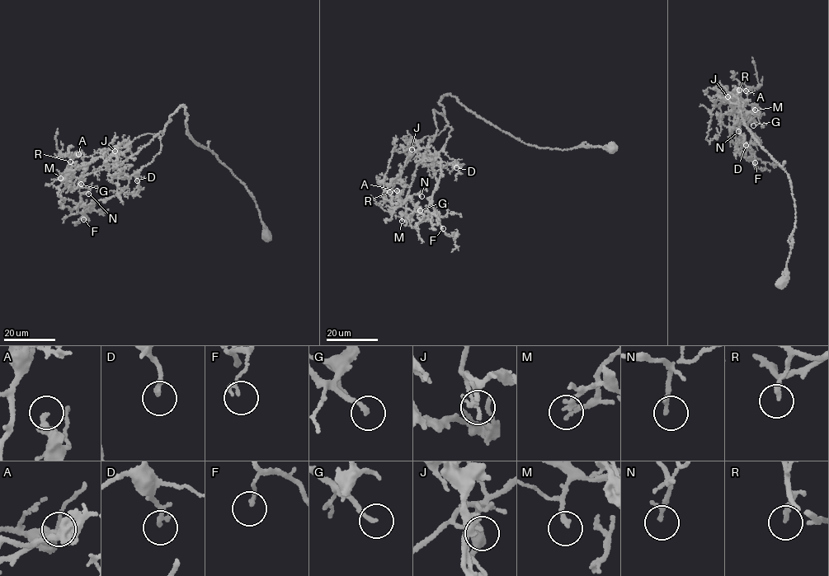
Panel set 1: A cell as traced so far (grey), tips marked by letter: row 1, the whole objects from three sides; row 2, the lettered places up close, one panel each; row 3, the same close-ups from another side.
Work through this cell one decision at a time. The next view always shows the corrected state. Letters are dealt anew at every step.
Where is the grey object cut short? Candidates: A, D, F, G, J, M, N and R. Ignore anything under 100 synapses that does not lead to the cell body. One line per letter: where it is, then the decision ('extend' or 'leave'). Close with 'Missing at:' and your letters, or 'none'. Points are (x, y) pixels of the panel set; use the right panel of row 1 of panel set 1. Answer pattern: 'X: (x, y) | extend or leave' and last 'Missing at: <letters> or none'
A: (746, 91) | leave
D: (746, 145) | leave
F: (755, 162) | leave
G: (753, 125) | extend
J: (727, 96) | leave
M: (755, 110) | leave
N: (738, 131) | leave
R: (739, 90) | leave
Missing at: G

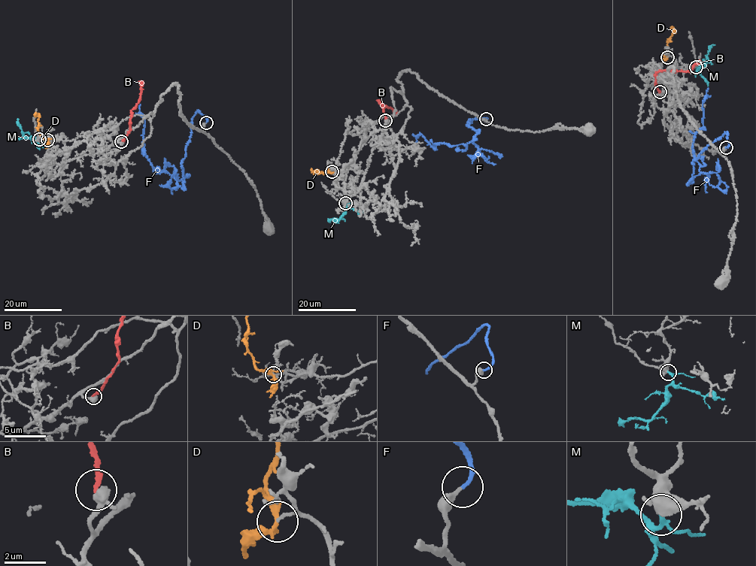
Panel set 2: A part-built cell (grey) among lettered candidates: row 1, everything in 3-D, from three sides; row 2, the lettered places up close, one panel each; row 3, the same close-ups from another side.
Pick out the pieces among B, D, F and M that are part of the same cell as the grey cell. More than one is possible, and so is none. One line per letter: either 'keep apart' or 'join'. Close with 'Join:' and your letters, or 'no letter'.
B: keep apart
D: keep apart
F: join
M: join
Join: F, M

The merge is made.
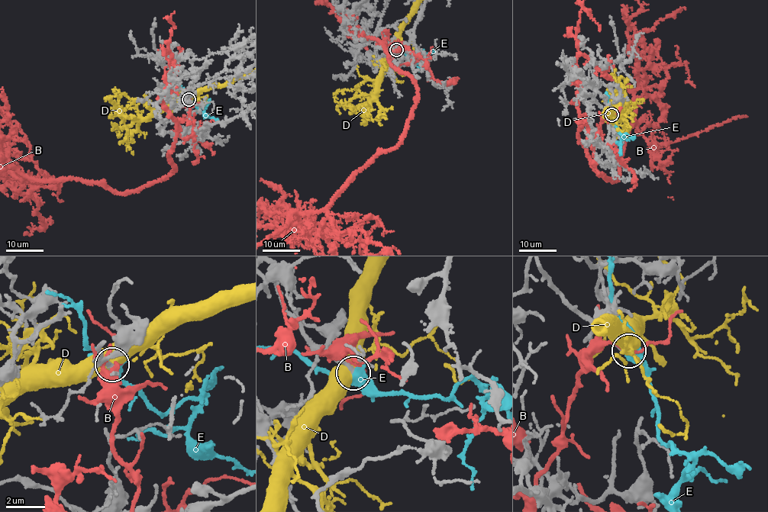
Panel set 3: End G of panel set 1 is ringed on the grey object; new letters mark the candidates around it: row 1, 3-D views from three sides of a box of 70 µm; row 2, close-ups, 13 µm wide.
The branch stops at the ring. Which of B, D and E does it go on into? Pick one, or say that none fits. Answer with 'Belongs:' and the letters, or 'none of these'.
Belongs: none of these

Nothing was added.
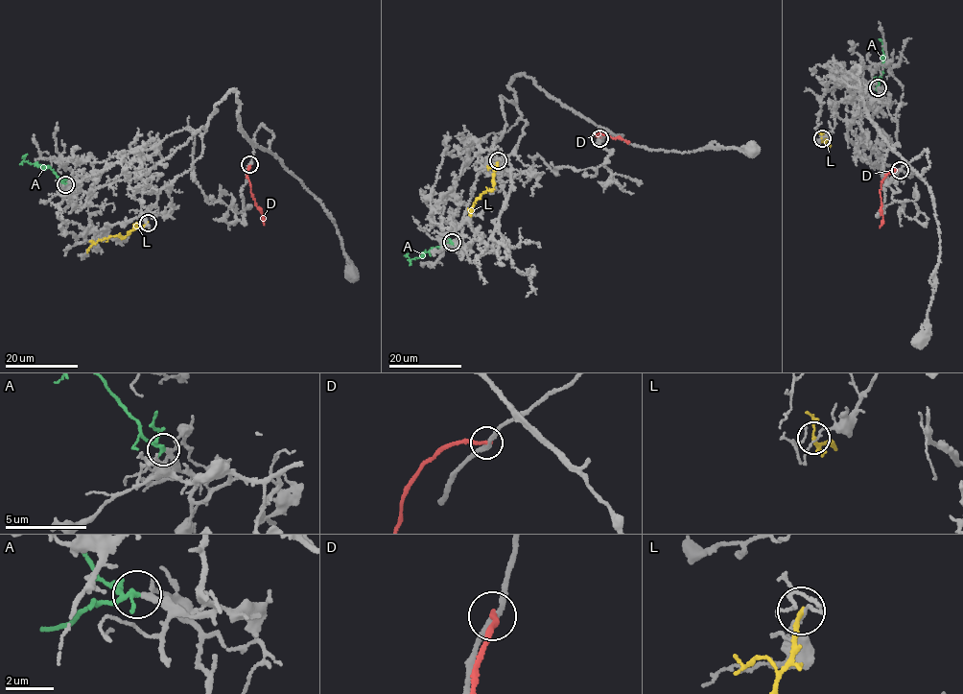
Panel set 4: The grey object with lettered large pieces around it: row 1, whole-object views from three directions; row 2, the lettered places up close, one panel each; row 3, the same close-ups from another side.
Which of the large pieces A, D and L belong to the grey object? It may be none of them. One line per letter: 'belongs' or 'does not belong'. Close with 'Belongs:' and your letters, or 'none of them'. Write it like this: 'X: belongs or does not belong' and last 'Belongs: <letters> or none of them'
A: belongs
D: does not belong
L: does not belong
Belongs: A

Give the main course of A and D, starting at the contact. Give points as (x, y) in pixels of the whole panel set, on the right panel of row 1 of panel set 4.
A: (878, 88), (883, 64), (880, 39)
D: (901, 170), (888, 173), (880, 182), (880, 227)

